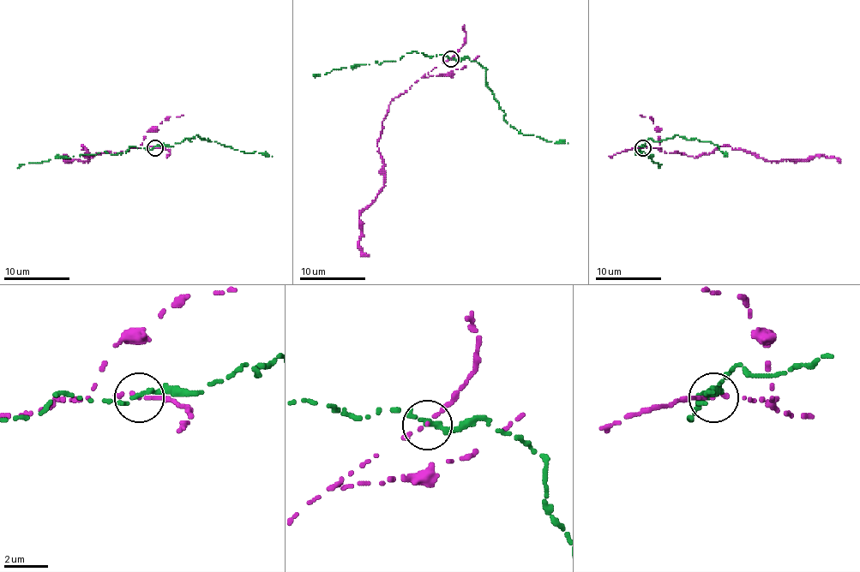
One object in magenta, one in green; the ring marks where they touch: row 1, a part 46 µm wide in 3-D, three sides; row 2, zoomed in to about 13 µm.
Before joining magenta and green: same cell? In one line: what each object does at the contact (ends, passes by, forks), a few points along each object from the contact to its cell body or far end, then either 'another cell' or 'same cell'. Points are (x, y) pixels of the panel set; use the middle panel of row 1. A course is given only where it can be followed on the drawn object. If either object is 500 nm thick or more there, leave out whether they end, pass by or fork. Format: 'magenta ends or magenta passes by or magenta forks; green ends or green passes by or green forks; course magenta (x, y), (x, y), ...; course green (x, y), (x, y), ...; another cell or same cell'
magenta passes by; green ends; course magenta (451, 59), (388, 105), (377, 146), (383, 164), (383, 187), (359, 217), (359, 248), (369, 256); course green (451, 59), (467, 57), (485, 69), (492, 93), (505, 113), (503, 120), (512, 127), (523, 134), (568, 143); another cell

